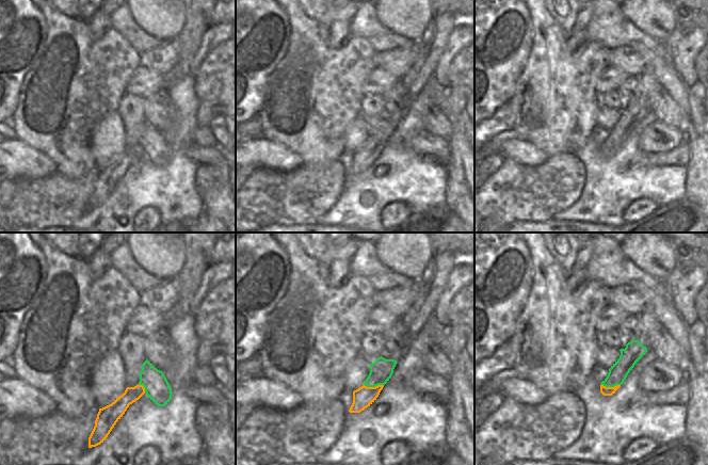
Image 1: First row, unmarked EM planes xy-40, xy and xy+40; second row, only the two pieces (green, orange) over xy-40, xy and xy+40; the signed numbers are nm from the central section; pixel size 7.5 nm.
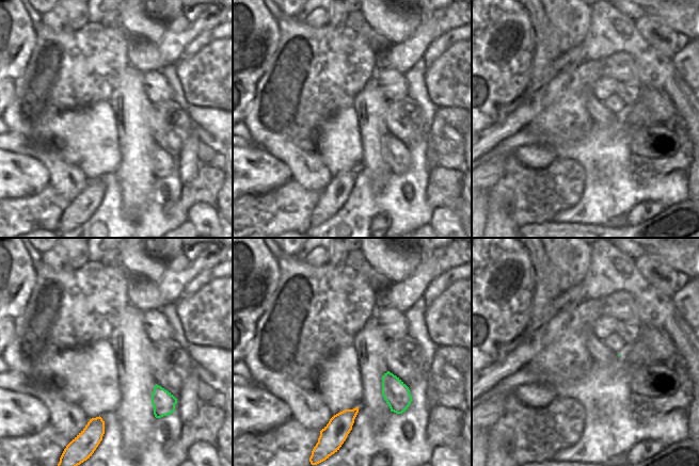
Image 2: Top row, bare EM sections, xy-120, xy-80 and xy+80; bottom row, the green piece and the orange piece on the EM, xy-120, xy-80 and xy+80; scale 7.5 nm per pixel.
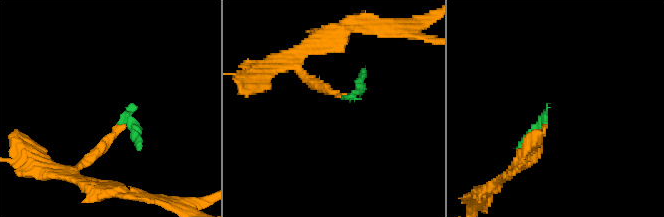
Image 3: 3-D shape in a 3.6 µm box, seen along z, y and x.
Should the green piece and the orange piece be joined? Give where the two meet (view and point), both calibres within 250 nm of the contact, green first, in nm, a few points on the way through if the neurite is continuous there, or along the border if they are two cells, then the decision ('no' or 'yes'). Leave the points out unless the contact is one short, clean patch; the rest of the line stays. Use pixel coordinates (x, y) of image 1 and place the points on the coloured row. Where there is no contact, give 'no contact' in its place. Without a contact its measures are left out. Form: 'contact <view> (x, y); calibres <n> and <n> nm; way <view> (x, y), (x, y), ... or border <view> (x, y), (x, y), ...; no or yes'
contact xy (373, 386); calibres 170 and 150 nm; border xy (364, 384), (367, 386), (383, 385); no

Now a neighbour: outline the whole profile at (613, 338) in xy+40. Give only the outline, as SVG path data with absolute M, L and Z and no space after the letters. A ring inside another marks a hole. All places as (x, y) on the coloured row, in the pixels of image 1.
M612 330L604 334L598 334L598 344L612 347L614 349L625 349L624 337L618 330Z

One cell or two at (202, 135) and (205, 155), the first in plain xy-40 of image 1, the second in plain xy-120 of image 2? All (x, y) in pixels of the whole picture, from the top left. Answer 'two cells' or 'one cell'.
one cell

